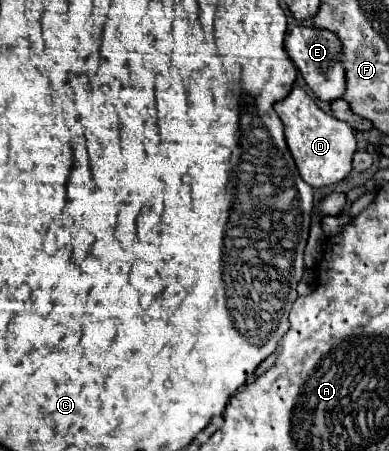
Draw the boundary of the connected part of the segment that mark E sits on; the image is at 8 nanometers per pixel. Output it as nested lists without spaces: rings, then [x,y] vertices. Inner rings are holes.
[[[296,26],[286,38],[286,52],[302,74],[302,78],[306,80],[306,84],[310,86],[310,90],[316,94],[316,98],[326,102],[342,98],[346,90],[346,72],[340,60],[342,42],[338,36],[334,36],[334,32],[320,30],[314,26]]]

